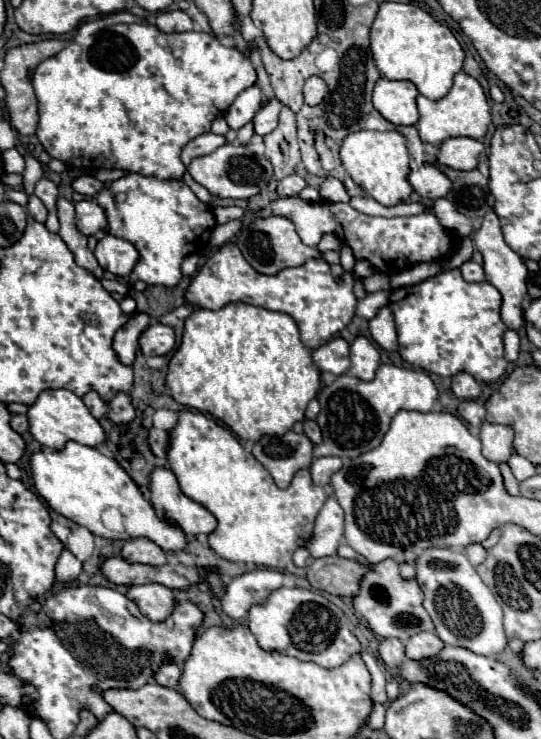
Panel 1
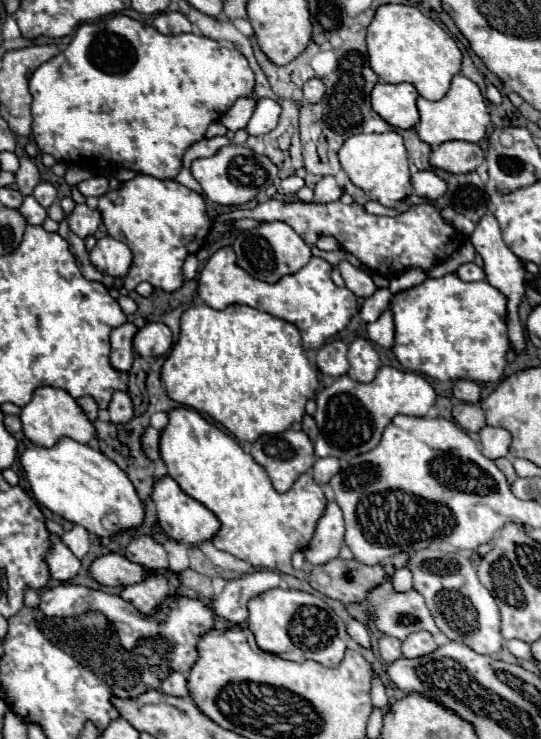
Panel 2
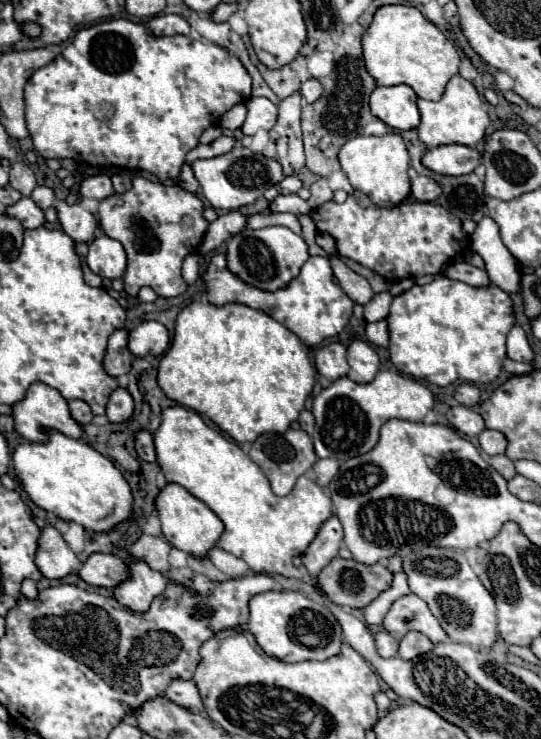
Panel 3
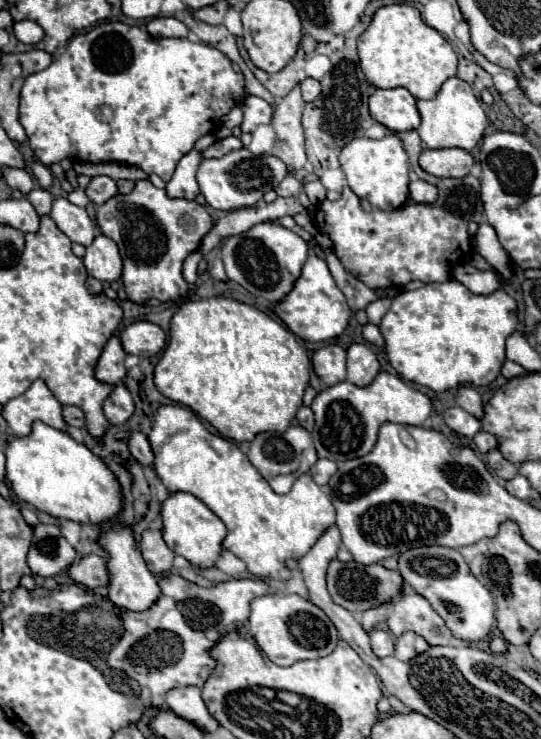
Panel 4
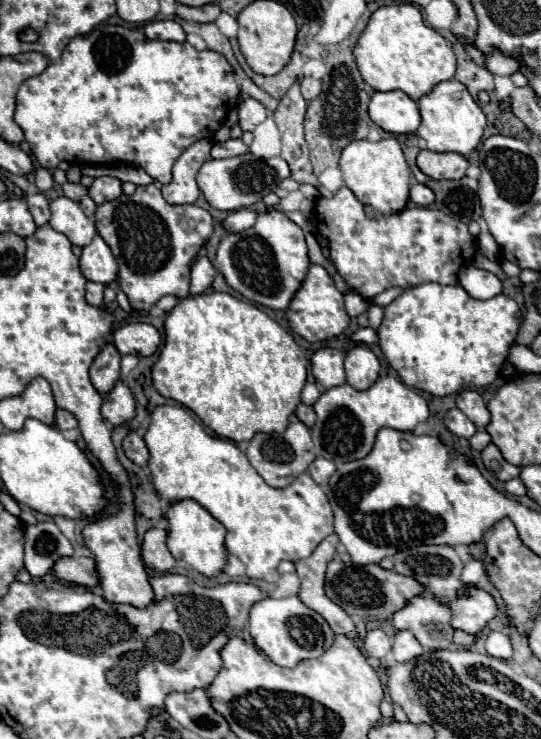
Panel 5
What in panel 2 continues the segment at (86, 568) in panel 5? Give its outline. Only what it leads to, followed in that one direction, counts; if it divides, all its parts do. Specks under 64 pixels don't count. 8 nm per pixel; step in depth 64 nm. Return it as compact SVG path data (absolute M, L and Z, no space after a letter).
M106 554L106 556L96 558L90 566L90 574L94 576L94 580L98 580L100 584L106 584L106 586L138 584L138 582L146 580L148 576L152 576L152 574L162 574L166 578L170 578L170 576L178 578L178 574L172 572L172 570L164 570L164 572L148 570L140 564L134 564L134 562L126 560L120 554Z

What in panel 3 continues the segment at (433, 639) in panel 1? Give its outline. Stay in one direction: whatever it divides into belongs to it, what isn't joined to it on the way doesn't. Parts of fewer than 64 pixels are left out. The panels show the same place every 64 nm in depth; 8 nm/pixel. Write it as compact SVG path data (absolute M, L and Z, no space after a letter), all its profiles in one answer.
M408 632L400 640L398 656L404 660L412 660L424 652L430 652L432 648L434 648L434 644L432 644L432 640L428 640L428 636L424 636L422 632Z

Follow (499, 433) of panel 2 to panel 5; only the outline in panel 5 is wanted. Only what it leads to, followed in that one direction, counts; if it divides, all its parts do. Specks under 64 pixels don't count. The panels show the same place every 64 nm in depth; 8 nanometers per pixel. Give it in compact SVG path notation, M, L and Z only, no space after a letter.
M480 428L480 430L470 438L470 446L472 446L474 450L484 450L490 442L492 442L492 438L488 436L488 432L486 432L484 428Z

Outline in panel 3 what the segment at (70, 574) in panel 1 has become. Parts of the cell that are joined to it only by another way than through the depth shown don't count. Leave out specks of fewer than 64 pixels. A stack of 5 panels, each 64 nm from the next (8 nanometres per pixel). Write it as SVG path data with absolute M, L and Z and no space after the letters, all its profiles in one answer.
M46 526L38 542L36 564L46 578L66 578L76 572L82 562L64 542L62 534L54 526Z

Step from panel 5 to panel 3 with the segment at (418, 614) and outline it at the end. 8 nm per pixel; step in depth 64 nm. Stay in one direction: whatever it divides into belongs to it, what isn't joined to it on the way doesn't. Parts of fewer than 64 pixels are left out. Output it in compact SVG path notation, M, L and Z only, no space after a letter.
M408 594L394 600L388 614L384 616L382 626L396 640L402 640L410 630L418 630L426 634L434 644L448 640L446 632L440 628L438 620L432 616L426 602L416 594Z

